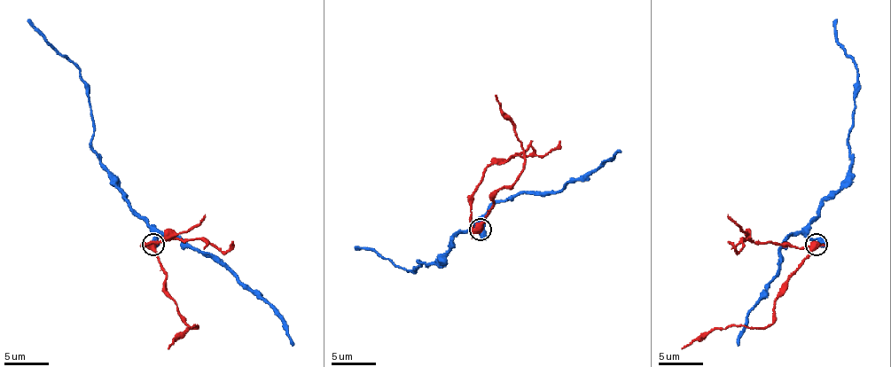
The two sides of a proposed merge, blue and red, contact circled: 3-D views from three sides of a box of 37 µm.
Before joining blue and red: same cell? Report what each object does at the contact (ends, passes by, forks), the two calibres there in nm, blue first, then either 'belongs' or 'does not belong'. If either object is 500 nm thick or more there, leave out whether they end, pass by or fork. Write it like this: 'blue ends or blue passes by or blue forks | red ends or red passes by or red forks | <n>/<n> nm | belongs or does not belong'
blue passes by | red forks | 400/440 nm | does not belong

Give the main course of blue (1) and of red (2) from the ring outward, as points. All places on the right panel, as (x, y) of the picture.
1: (816, 245), (808, 236), (808, 225), (846, 180), (850, 160), (848, 144), (857, 70), (837, 41), (837, 19)
2: (816, 245), (774, 303), (774, 319), (765, 328), (727, 326), (711, 328), (683, 348)

